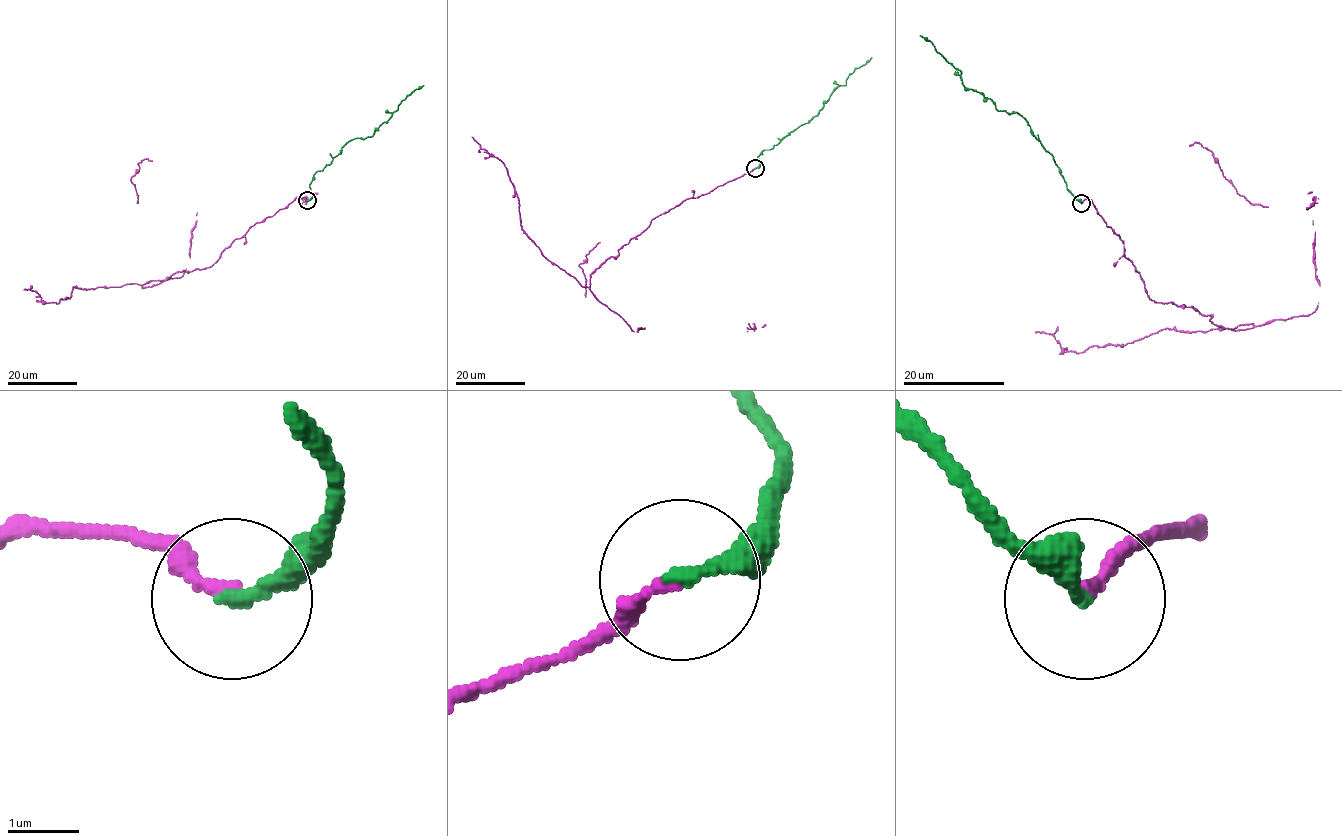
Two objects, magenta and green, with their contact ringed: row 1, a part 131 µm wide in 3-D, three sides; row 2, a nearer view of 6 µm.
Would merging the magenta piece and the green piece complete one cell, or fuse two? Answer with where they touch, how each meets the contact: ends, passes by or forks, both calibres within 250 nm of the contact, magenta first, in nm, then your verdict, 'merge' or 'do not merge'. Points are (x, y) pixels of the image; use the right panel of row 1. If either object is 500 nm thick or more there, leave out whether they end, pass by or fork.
place (1081, 203); magenta ends; green ends; calibres 180 and 200 nm; merge

